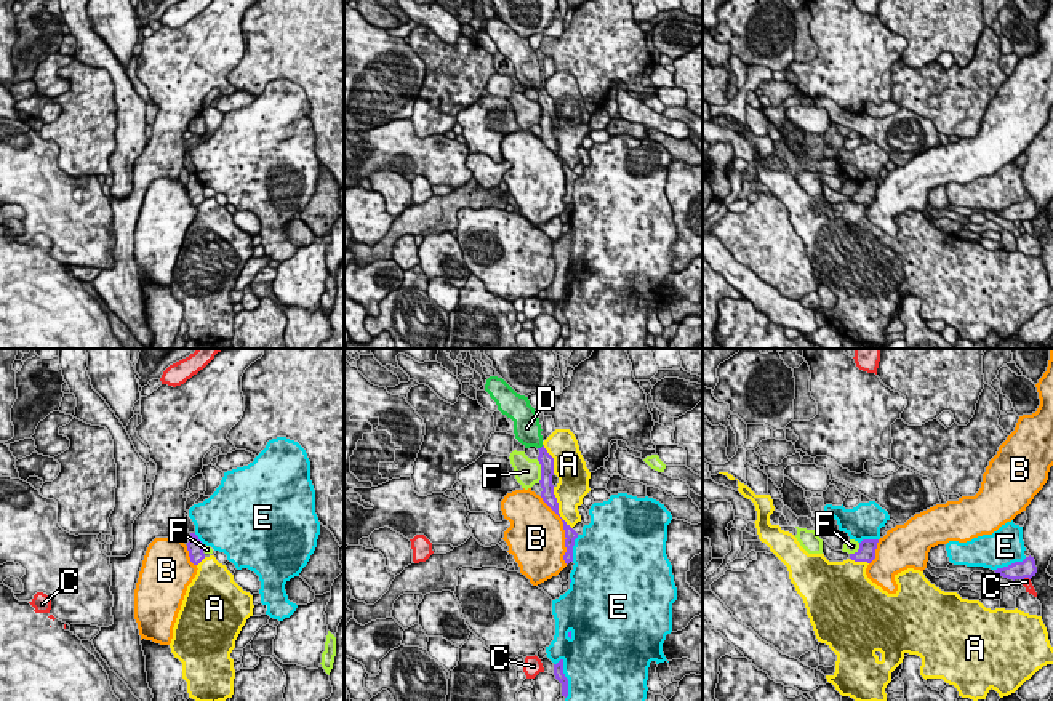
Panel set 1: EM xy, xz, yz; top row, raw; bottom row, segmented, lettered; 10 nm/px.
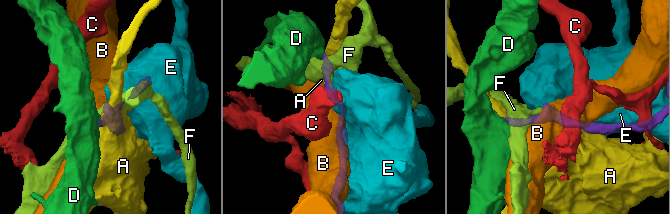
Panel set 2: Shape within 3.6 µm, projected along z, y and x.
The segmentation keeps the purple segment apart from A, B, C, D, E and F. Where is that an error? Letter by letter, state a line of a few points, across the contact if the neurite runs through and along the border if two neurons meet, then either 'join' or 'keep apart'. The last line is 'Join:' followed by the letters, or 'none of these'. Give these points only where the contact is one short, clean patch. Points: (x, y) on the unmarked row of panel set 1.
A: keep apart
B: keep apart
C: line yz (1029, 220), (1021, 221); keep apart
D: line xz (546, 103), (541, 88), (528, 76), (527, 69); join
E: keep apart
F: keep apart
Join: D

